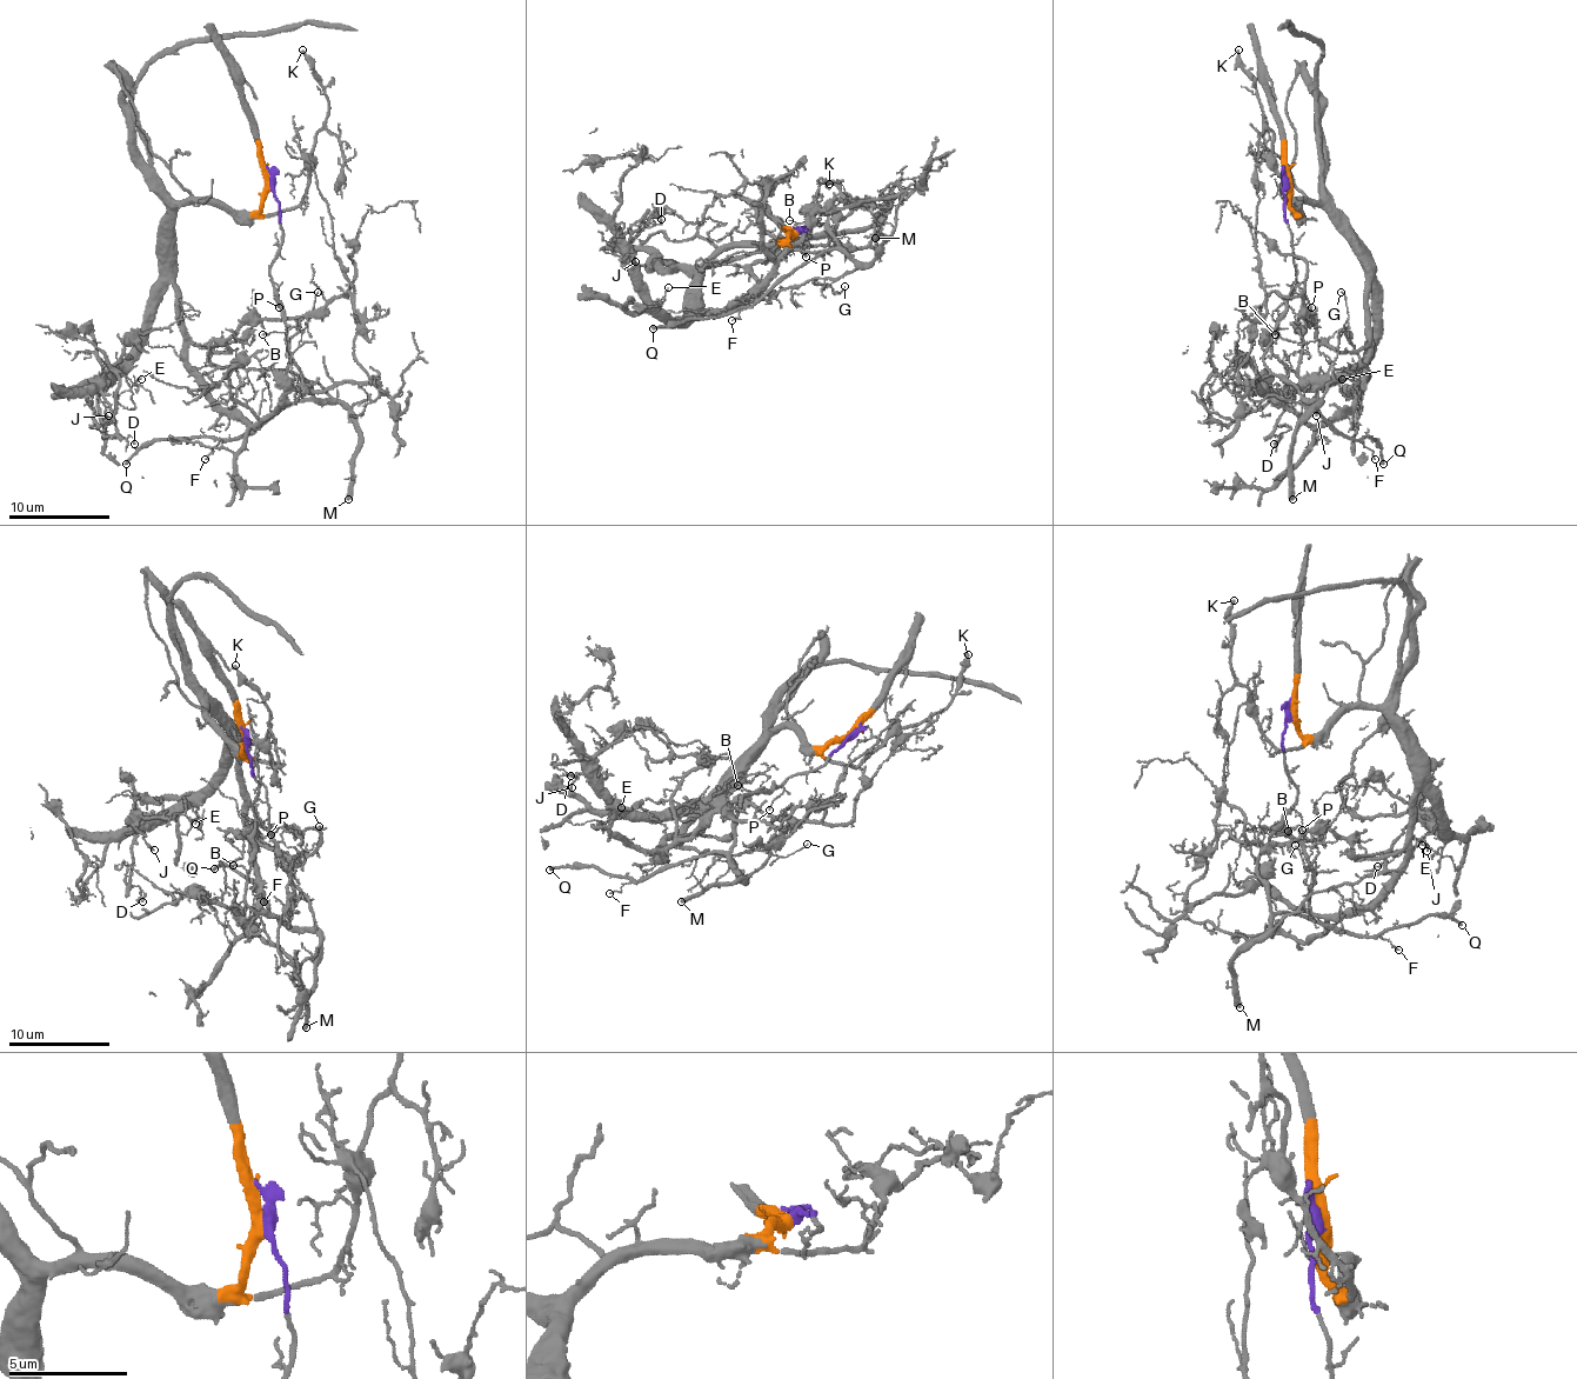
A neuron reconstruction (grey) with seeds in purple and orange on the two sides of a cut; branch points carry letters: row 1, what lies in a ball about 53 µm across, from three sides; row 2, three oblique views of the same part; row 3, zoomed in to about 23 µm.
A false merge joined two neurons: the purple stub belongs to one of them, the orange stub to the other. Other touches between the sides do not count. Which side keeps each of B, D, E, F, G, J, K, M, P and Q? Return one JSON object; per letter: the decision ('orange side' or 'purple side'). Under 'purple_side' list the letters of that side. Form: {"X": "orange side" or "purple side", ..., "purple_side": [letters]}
{"B": "purple side", "D": "orange side", "E": "orange side", "F": "purple side", "G": "purple side", "J": "orange side", "K": "orange side", "M": "purple side", "P": "purple side", "Q": "purple side", "purple_side": ["B", "F", "G", "M", "P", "Q"]}

